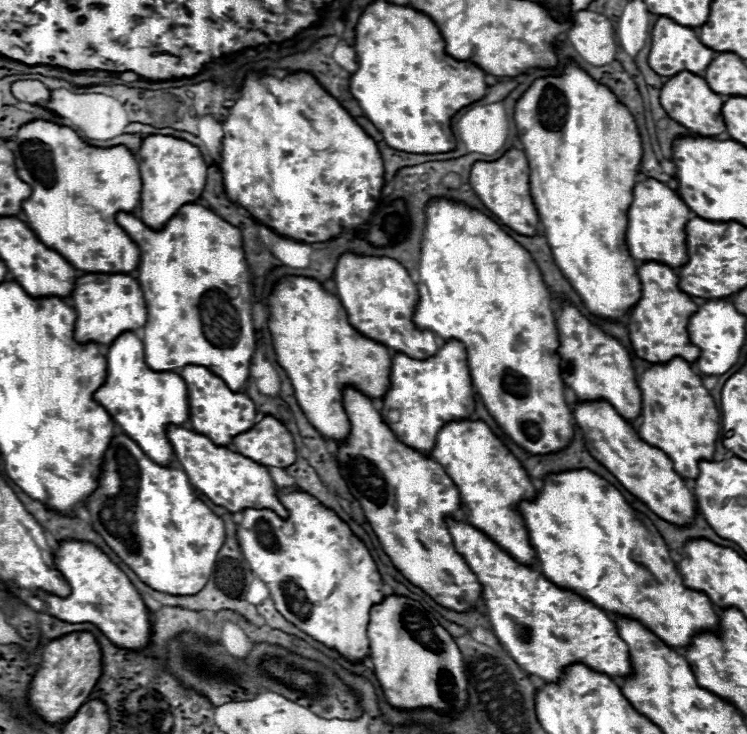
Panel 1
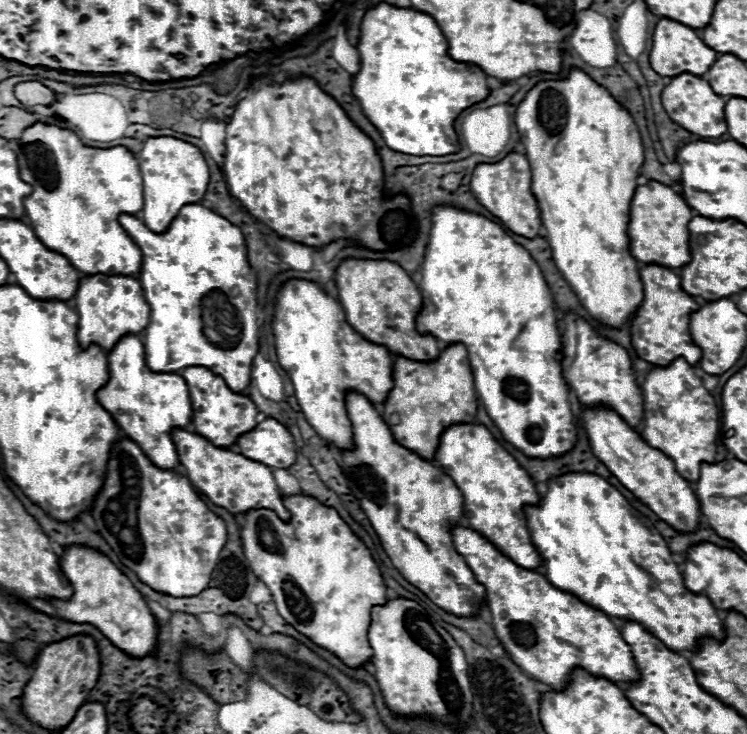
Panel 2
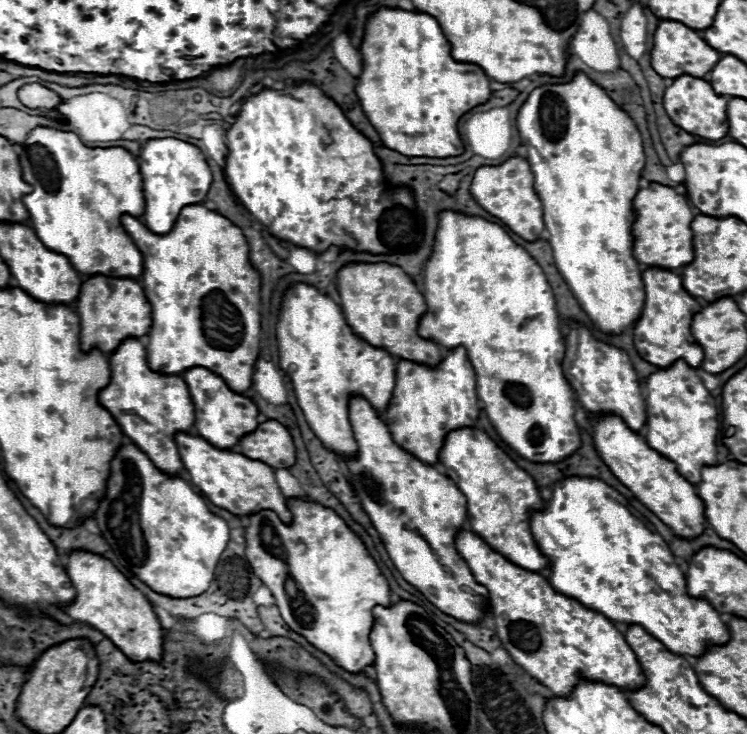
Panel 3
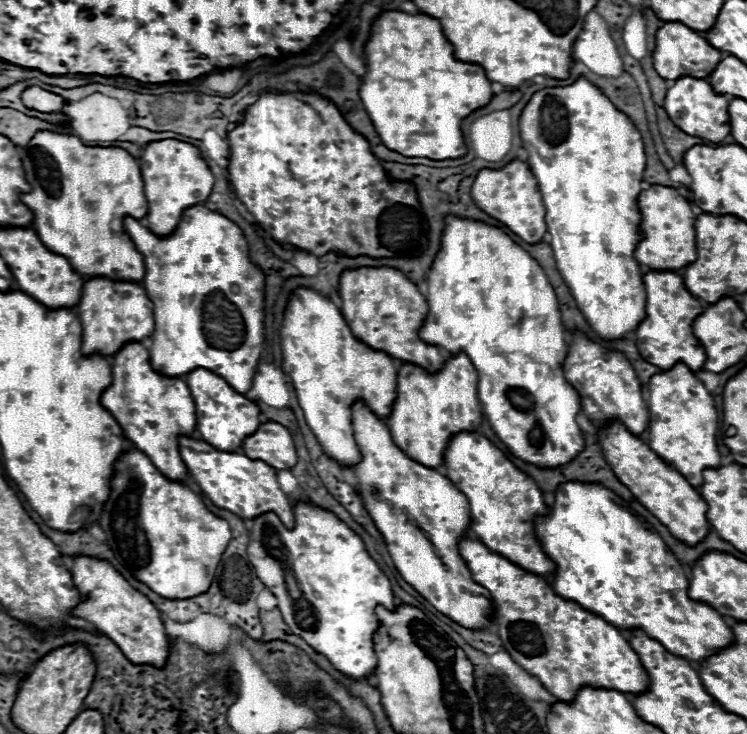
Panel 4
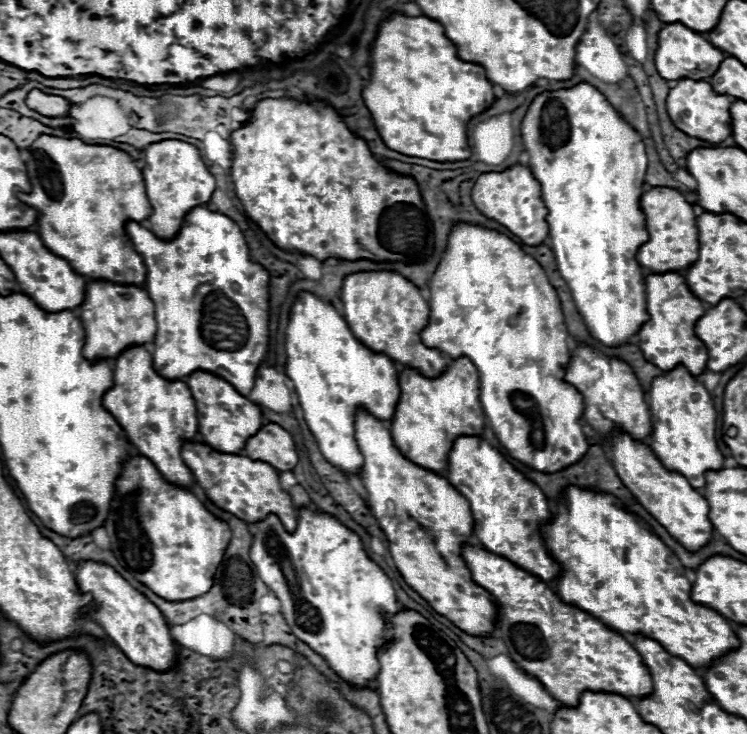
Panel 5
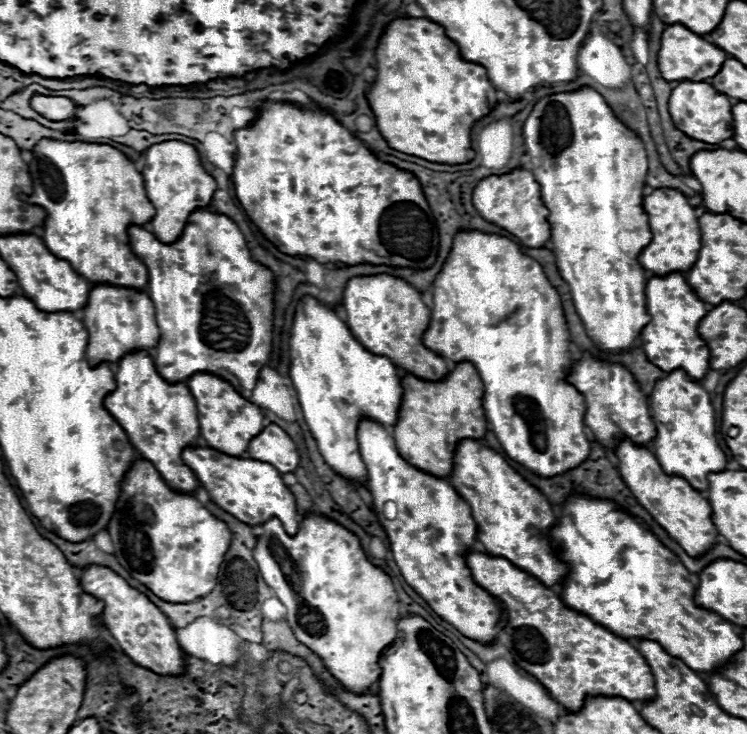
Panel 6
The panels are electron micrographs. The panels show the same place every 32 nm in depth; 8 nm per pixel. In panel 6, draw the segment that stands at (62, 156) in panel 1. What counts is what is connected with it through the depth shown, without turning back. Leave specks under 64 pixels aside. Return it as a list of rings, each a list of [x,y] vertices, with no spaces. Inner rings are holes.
[[[40,140],[32,150],[34,158],[28,162],[30,176],[34,184],[34,194],[24,198],[30,204],[42,206],[48,212],[44,224],[44,244],[48,250],[68,260],[70,266],[94,284],[110,284],[118,288],[134,288],[146,290],[148,286],[148,270],[140,264],[140,258],[132,254],[128,240],[128,226],[138,224],[144,226],[154,218],[154,208],[146,196],[142,174],[134,168],[134,164],[116,148],[106,144],[84,144],[84,142],[58,142],[58,140]]]

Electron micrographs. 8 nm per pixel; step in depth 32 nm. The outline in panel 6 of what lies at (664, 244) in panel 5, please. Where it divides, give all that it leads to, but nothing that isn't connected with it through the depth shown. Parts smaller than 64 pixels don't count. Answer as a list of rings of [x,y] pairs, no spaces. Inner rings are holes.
[[[660,188],[654,190],[650,196],[644,198],[644,210],[650,220],[652,230],[652,242],[642,250],[638,256],[640,264],[654,272],[656,276],[666,276],[672,272],[686,272],[696,262],[698,250],[700,250],[700,224],[694,214],[694,208],[688,204],[686,196],[672,188]]]

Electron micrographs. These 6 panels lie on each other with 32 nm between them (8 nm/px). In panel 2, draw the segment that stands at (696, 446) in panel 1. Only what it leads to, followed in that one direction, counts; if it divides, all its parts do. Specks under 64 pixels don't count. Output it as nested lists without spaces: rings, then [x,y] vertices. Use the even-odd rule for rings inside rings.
[[[674,360],[672,364],[656,366],[652,372],[648,372],[642,380],[642,390],[644,390],[644,420],[640,426],[640,436],[656,450],[664,452],[674,464],[676,472],[686,478],[696,482],[700,478],[700,466],[702,462],[716,462],[716,436],[718,436],[718,408],[710,392],[704,388],[702,380],[696,376],[694,368],[686,360]]]

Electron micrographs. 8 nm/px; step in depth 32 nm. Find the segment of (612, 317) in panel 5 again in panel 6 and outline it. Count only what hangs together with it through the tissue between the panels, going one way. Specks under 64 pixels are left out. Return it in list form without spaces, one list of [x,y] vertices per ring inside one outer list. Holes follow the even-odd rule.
[[[592,88],[578,92],[554,94],[542,98],[524,122],[524,146],[532,162],[532,174],[540,184],[542,202],[550,210],[552,252],[560,276],[568,282],[576,312],[586,334],[600,352],[620,354],[630,350],[650,316],[646,312],[646,276],[638,260],[640,252],[652,242],[648,214],[642,206],[642,190],[646,186],[648,158],[642,140],[628,130]]]

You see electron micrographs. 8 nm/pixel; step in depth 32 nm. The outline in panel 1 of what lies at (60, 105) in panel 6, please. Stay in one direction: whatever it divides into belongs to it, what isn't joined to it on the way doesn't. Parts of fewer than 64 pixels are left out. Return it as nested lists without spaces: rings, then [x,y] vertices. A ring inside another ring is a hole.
[[[18,80],[12,84],[12,92],[20,102],[40,104],[50,100],[50,90],[38,80]]]

